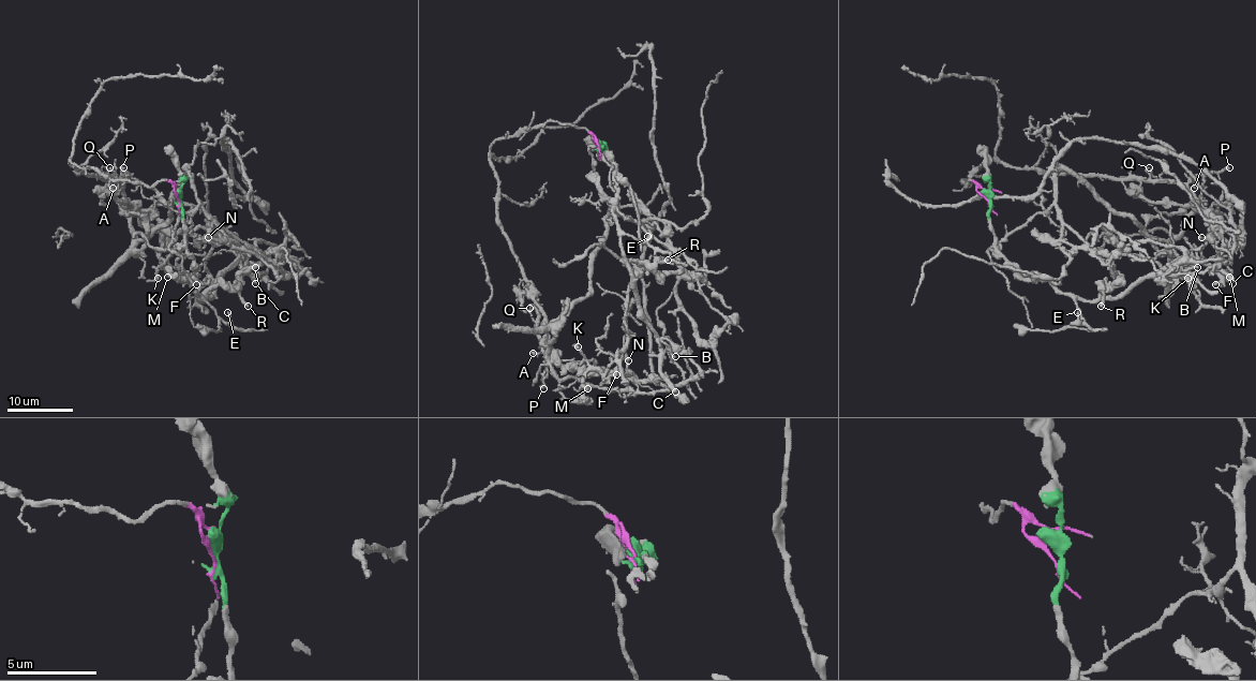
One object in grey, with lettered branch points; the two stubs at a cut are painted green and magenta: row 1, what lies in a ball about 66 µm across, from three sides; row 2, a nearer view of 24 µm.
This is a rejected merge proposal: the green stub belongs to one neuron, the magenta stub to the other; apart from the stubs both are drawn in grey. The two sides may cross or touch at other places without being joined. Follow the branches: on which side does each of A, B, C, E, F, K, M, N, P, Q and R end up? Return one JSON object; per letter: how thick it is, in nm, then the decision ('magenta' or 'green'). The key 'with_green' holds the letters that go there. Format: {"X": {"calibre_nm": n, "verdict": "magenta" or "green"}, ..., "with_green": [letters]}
{"A": {"calibre_nm": 150, "verdict": "magenta"}, "B": {"calibre_nm": 180, "verdict": "green"}, "C": {"calibre_nm": 400, "verdict": "green"}, "E": {"calibre_nm": 140, "verdict": "green"}, "F": {"calibre_nm": 200, "verdict": "green"}, "K": {"calibre_nm": 300, "verdict": "green"}, "M": {"calibre_nm": 190, "verdict": "green"}, "N": {"calibre_nm": 240, "verdict": "green"}, "P": {"calibre_nm": 260, "verdict": "magenta"}, "Q": {"calibre_nm": 130, "verdict": "magenta"}, "R": {"calibre_nm": 300, "verdict": "green"}, "with_green": ["B", "C", "E", "F", "K", "M", "N", "R"]}

